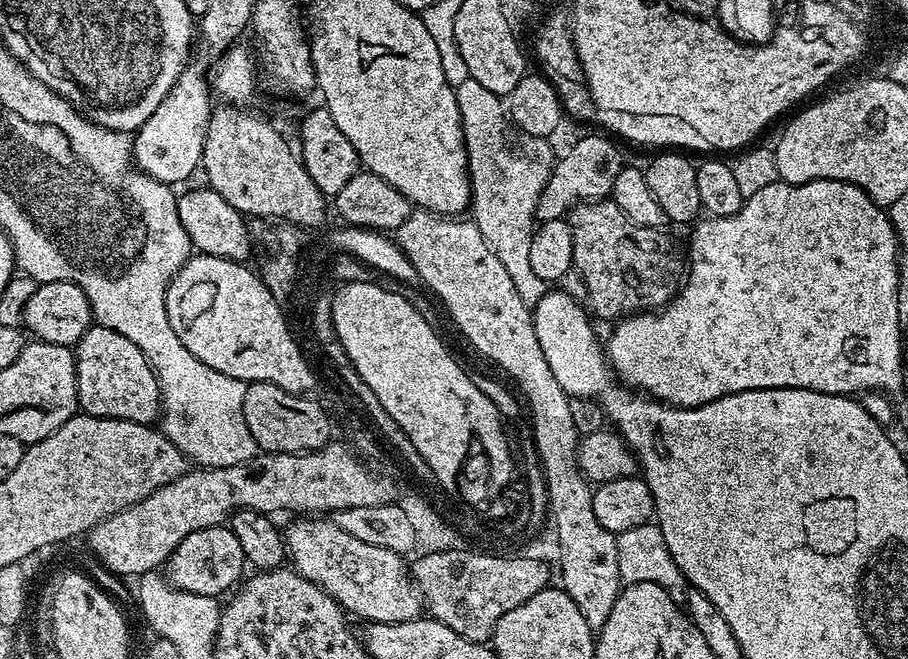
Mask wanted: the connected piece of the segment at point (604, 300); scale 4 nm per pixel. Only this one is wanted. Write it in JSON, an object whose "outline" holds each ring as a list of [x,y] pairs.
{"outline":[[[611,198],[578,204],[566,219],[574,234],[574,270],[584,283],[593,317],[616,322],[637,312],[659,310],[680,291],[686,256],[670,233],[636,224]]]}

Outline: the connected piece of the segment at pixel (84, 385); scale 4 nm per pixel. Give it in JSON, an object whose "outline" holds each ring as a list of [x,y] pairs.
{"outline":[[[93,323],[74,346],[76,354],[76,381],[78,408],[81,413],[115,420],[129,420],[149,426],[155,425],[162,415],[160,387],[150,362],[118,330]]]}

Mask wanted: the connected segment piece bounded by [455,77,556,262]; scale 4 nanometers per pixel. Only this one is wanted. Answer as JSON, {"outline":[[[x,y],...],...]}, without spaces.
{"outline":[[[472,77],[455,92],[467,148],[469,184],[472,186],[472,219],[498,258],[530,258],[530,242],[536,225],[538,198],[545,189],[556,161],[547,137],[507,133],[510,122],[503,99]]]}

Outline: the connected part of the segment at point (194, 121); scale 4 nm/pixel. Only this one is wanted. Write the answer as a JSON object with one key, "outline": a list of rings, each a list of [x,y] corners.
{"outline":[[[189,63],[166,98],[158,102],[158,110],[154,110],[154,114],[150,114],[150,118],[146,118],[144,125],[134,133],[131,146],[137,169],[169,186],[190,179],[201,167],[200,159],[206,146],[206,130],[210,126],[213,107],[214,92],[209,77],[208,80],[204,77],[202,65]]]}

